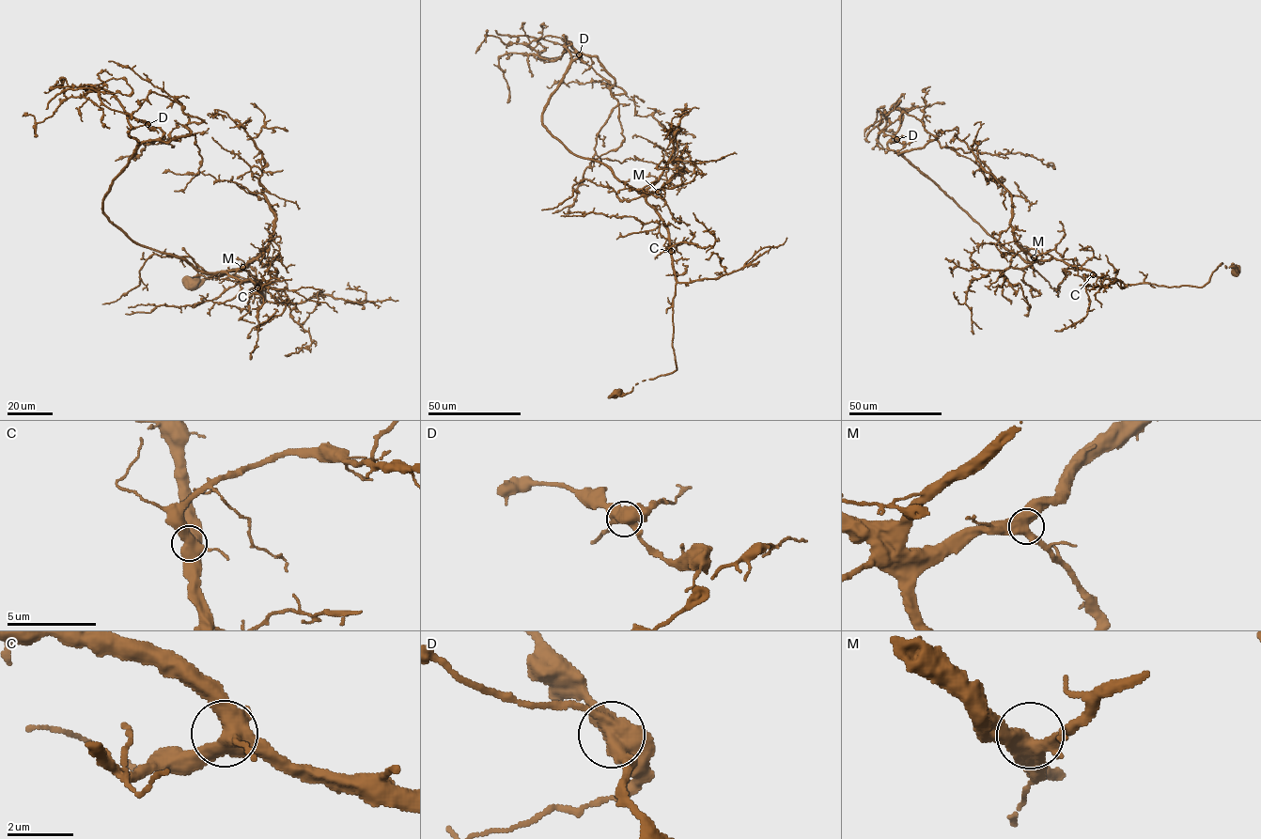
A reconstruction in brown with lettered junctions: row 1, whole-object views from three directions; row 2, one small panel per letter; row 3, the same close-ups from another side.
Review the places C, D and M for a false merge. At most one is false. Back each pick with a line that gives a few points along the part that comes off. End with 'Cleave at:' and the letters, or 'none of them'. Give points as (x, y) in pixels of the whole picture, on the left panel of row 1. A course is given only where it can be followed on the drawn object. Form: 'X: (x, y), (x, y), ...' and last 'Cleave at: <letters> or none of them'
D: (147, 124), (102, 103), (100, 92), (129, 95), (132, 92), (121, 78), (109, 79), (85, 91), (91, 84)
Cleave at: D

